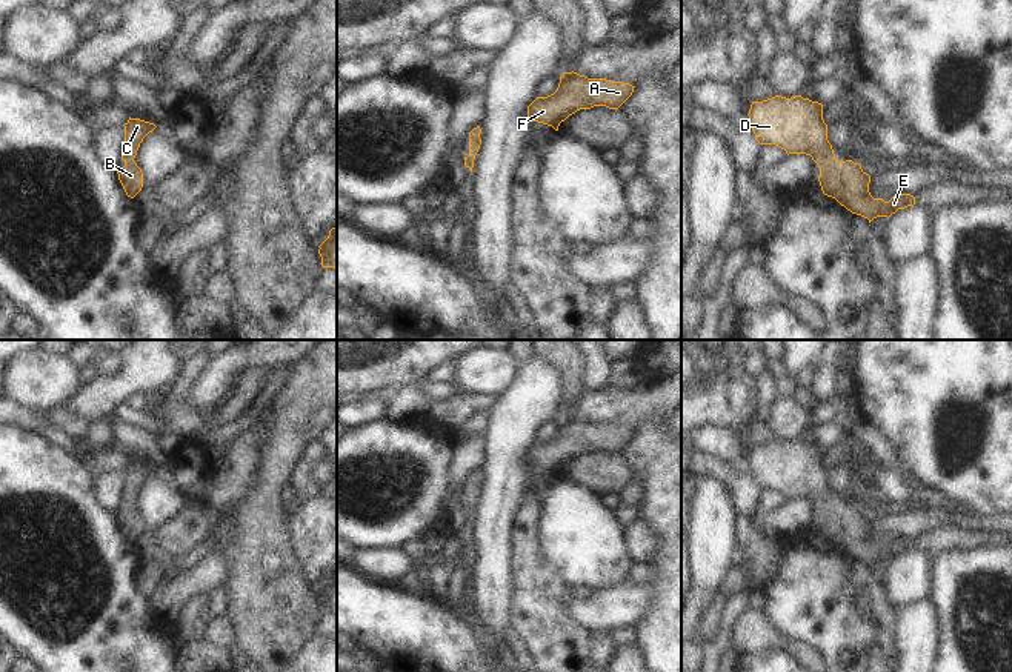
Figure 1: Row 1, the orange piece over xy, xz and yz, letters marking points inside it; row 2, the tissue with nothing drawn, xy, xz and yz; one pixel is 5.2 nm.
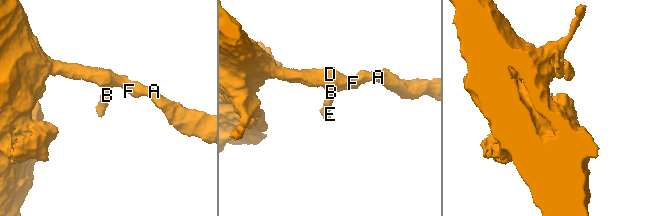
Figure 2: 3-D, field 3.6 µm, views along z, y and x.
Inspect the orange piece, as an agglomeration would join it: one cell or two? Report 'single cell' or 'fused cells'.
single cell

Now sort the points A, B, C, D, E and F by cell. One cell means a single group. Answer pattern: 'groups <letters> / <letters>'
groups A B C D E F

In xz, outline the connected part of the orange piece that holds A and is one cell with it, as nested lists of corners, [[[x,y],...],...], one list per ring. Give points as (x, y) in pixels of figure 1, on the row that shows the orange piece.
[[[564,72],[554,94],[537,97],[528,106],[528,121],[538,121],[558,131],[560,123],[580,109],[594,106],[618,109],[632,95],[634,88],[623,82]]]

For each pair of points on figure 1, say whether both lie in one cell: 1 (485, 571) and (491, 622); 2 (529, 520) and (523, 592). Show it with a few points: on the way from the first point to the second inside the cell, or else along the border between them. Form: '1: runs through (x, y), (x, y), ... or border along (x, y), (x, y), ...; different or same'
1: runs through (491, 583), (491, 609); same
2: runs through (526, 538), (526, 574); same

